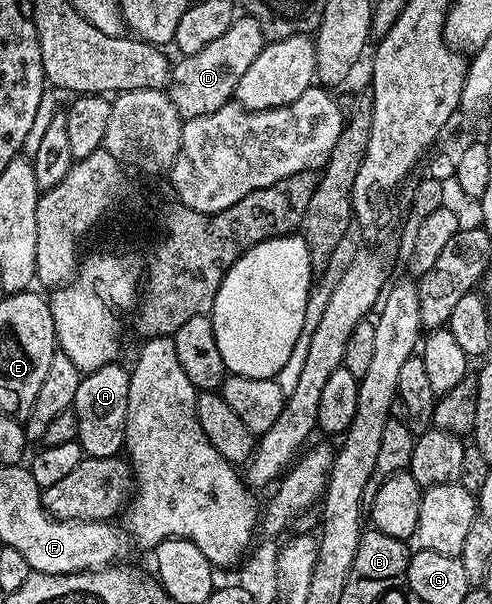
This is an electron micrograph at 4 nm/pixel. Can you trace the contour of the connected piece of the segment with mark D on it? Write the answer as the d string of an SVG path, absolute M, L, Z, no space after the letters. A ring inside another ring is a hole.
M238 16L219 39L212 40L194 55L179 57L179 62L173 63L168 81L170 104L175 112L183 120L208 116L231 101L244 72L248 72L252 60L260 56L263 45L262 29L256 20L249 16Z

